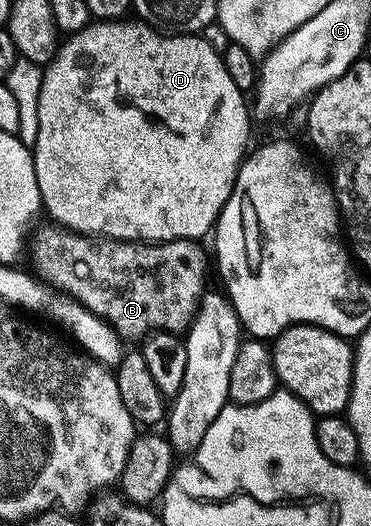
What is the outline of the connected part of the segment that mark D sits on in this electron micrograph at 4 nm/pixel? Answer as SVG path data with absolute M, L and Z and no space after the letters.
M139 18L90 22L65 40L68 41L57 47L56 57L43 65L42 90L38 94L38 138L31 145L43 211L48 211L56 219L53 221L68 231L93 238L162 244L166 240L199 241L200 236L207 232L209 235L215 229L222 206L226 206L234 190L236 175L249 151L248 135L252 132L253 120L249 101L248 104L244 101L247 100L246 93L234 86L234 78L230 78L226 70L223 55L216 52L203 35L165 34Z

